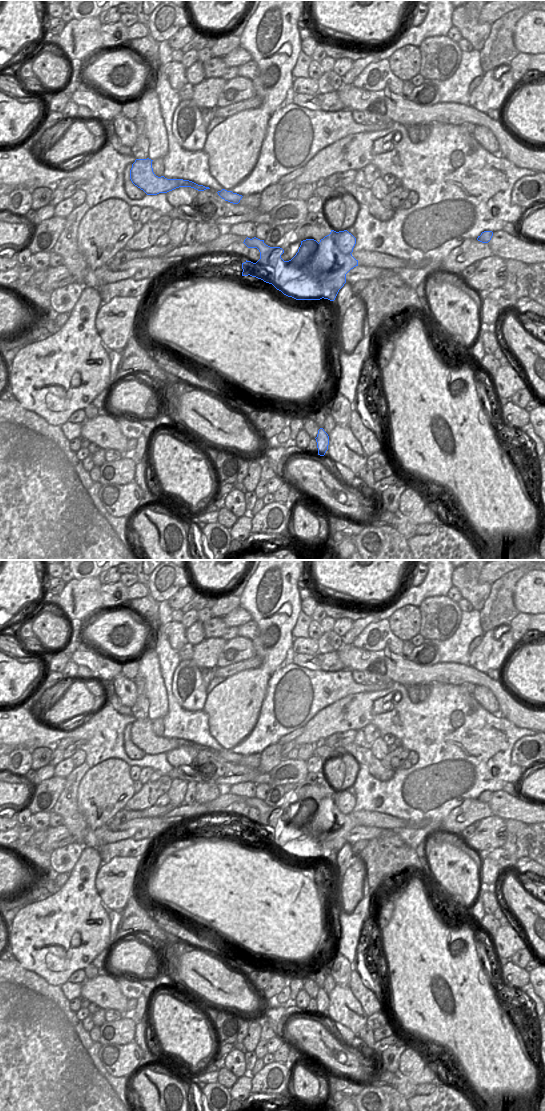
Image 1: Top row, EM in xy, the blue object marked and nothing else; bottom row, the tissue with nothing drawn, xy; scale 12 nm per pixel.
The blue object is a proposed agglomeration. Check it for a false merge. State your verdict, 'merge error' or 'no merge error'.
merge error

